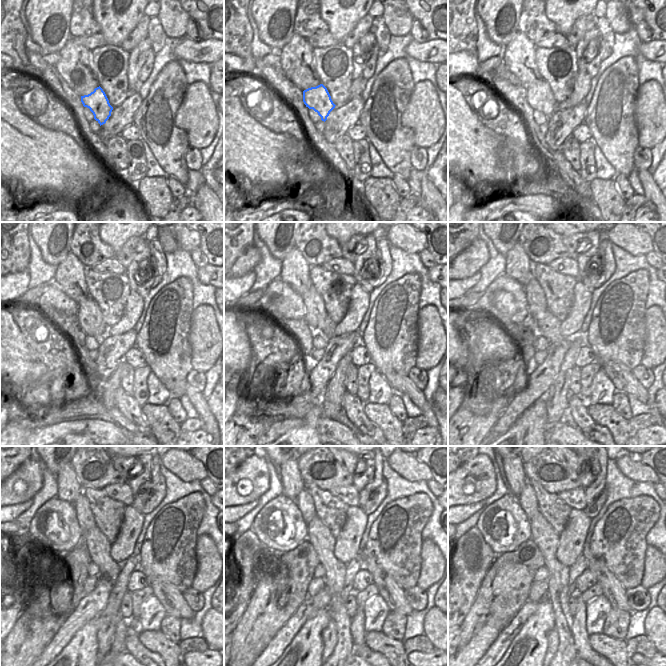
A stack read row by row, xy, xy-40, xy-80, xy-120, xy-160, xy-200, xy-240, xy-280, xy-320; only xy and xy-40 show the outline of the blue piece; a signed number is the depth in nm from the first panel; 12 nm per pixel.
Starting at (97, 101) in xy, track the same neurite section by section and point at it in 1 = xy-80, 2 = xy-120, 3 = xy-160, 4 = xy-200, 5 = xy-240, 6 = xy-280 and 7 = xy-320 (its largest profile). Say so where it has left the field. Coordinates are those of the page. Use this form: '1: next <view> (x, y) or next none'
1: next xy-80 (539, 95)
2: next xy-120 (89, 315)
3: next xy-160 (315, 315)
4: next xy-200 (535, 296)
5: next xy-240 (85, 517)
6: next xy-280 (304, 501)
7: next xy-320 (527, 499)

